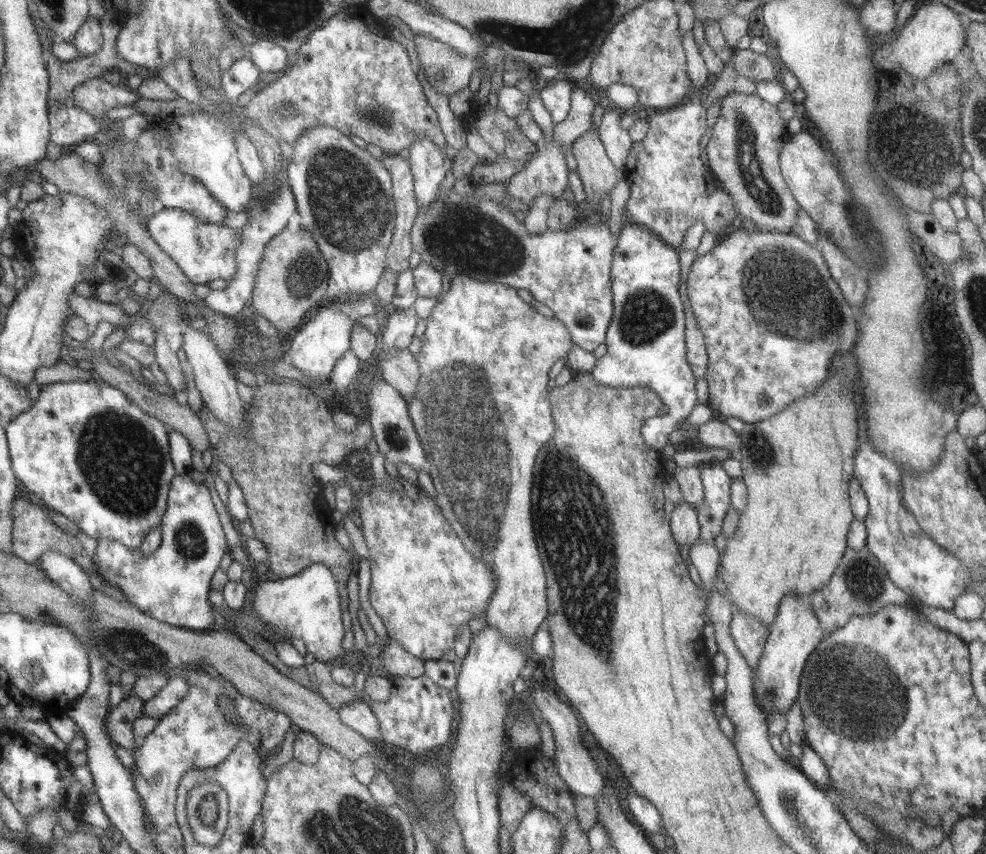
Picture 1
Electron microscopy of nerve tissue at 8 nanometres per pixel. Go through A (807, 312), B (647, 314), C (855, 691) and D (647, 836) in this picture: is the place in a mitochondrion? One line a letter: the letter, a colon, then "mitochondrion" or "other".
A: mitochondrion
B: mitochondrion
C: mitochondrion
D: other

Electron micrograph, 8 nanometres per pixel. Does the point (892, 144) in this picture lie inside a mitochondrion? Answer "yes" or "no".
yes

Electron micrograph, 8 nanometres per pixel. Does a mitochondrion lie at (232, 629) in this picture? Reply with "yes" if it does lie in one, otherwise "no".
no

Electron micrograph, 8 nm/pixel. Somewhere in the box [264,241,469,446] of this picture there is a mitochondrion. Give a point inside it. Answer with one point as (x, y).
(304, 275)

